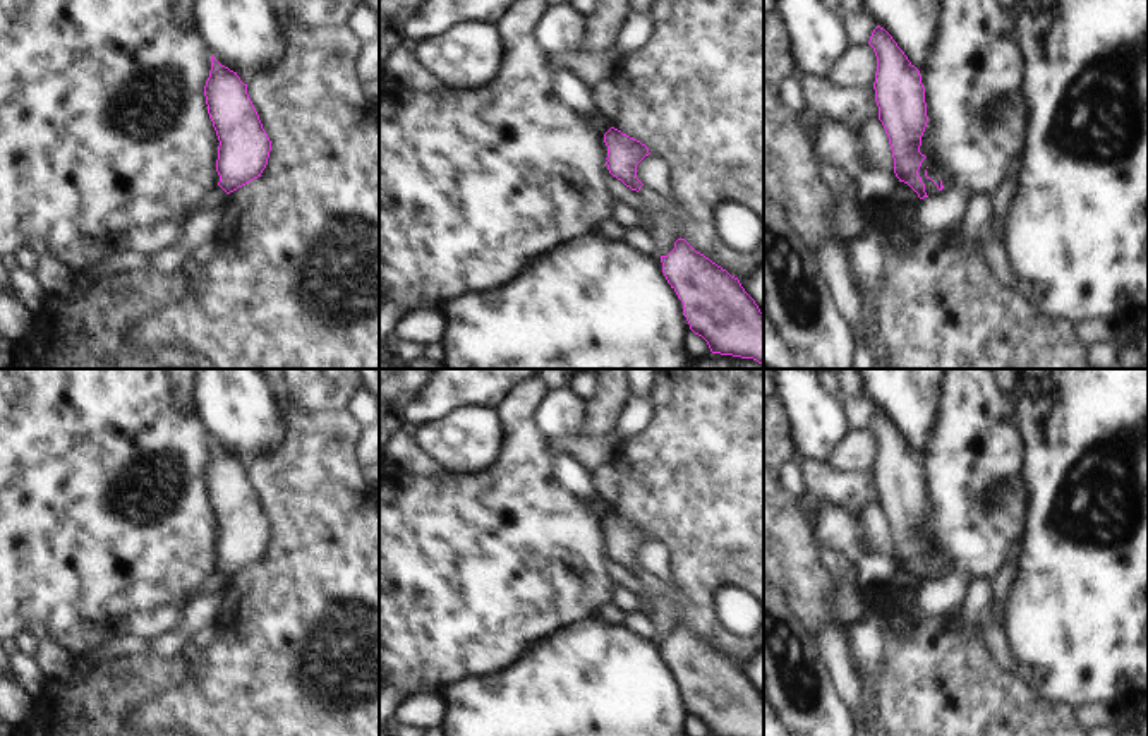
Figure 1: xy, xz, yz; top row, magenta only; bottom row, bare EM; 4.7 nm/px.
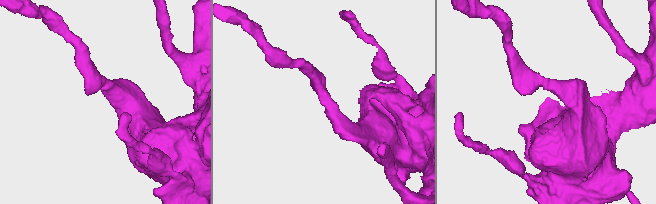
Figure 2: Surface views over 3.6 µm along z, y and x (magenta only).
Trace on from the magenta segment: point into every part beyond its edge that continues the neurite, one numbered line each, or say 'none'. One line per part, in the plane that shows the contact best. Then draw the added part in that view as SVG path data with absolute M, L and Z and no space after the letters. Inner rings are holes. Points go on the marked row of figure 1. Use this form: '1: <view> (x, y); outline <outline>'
none

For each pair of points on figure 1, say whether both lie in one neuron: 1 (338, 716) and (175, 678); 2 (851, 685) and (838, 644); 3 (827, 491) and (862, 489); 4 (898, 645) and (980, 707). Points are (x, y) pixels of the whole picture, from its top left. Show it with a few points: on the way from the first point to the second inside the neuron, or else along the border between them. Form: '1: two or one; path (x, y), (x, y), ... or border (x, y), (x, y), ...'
1: two; border (184, 683), (175, 687)
2: one; path (845, 675), (838, 654)
3: one; path (836, 491), (853, 491)
4: one; path (918, 657), (960, 699)

